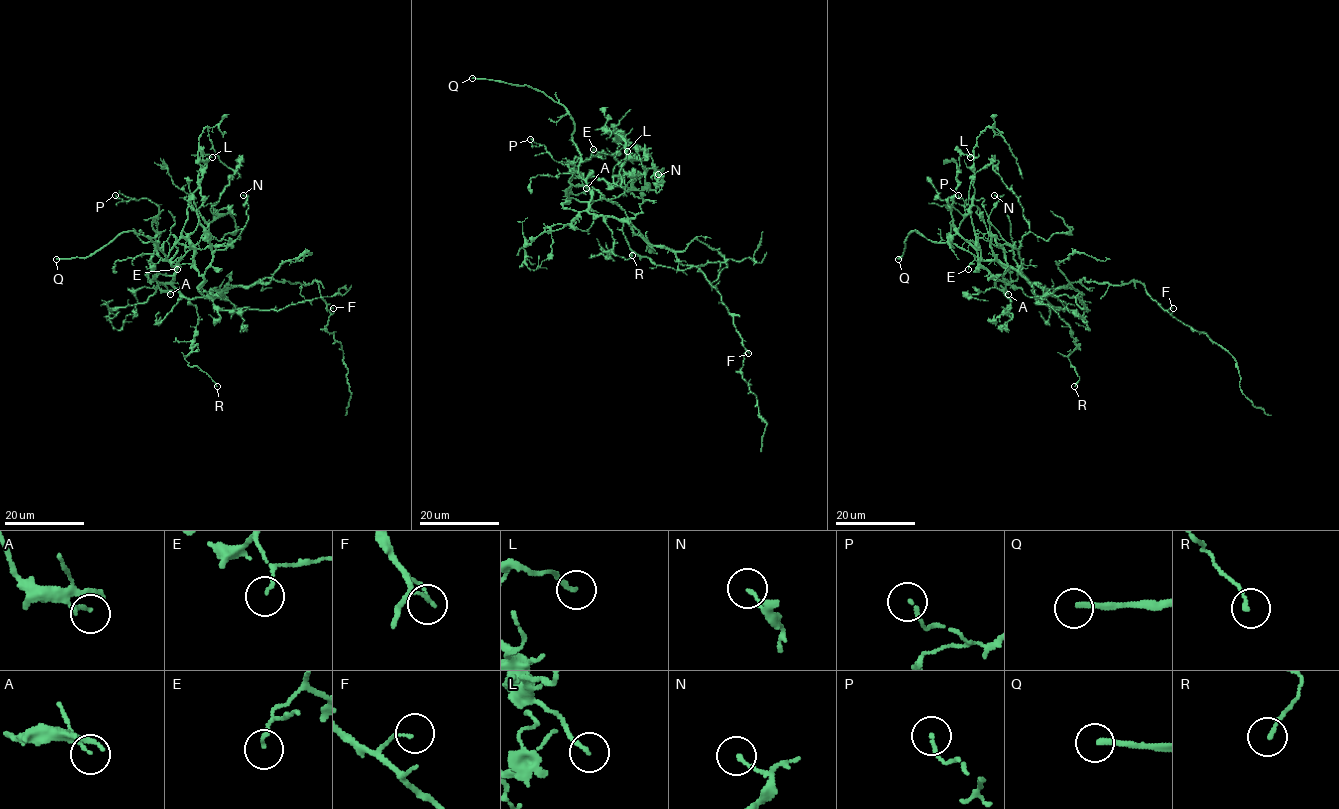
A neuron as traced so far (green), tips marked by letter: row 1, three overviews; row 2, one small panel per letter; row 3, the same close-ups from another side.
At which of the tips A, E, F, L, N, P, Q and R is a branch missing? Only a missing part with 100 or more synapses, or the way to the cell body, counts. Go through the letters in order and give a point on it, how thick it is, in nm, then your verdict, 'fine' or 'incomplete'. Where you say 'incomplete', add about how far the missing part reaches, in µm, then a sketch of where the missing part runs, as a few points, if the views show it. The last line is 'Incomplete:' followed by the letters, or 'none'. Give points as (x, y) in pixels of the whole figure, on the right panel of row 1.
A: at (1008, 294); 140 nm thick; fine
E: at (968, 269); 120 nm thick; fine
F: at (1173, 308); 80 nm thick; fine
L: at (970, 157); 160 nm thick; fine
N: at (994, 195); 150 nm thick; fine
P: at (958, 195); 110 nm thick; fine
Q: at (898, 259); 220 nm thick; incomplete; about 30 µm are missing; missing branch runs (898, 259), (893, 256), (896, 256), (896, 271)
R: at (1074, 386); 160 nm thick; fine
Incomplete: Q

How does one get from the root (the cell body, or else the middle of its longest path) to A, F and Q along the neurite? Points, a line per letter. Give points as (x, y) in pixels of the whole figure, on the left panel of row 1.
A: (218, 293), (212, 299), (187, 299), (173, 285), (171, 276), (157, 274), (151, 282), (155, 280), (170, 294)
F: (218, 293), (236, 286), (255, 285), (267, 277), (301, 285), (316, 281), (326, 308), (333, 308)
Q: (218, 293), (187, 299), (173, 285), (175, 268), (163, 260), (159, 242), (133, 231), (88, 256), (56, 259)

